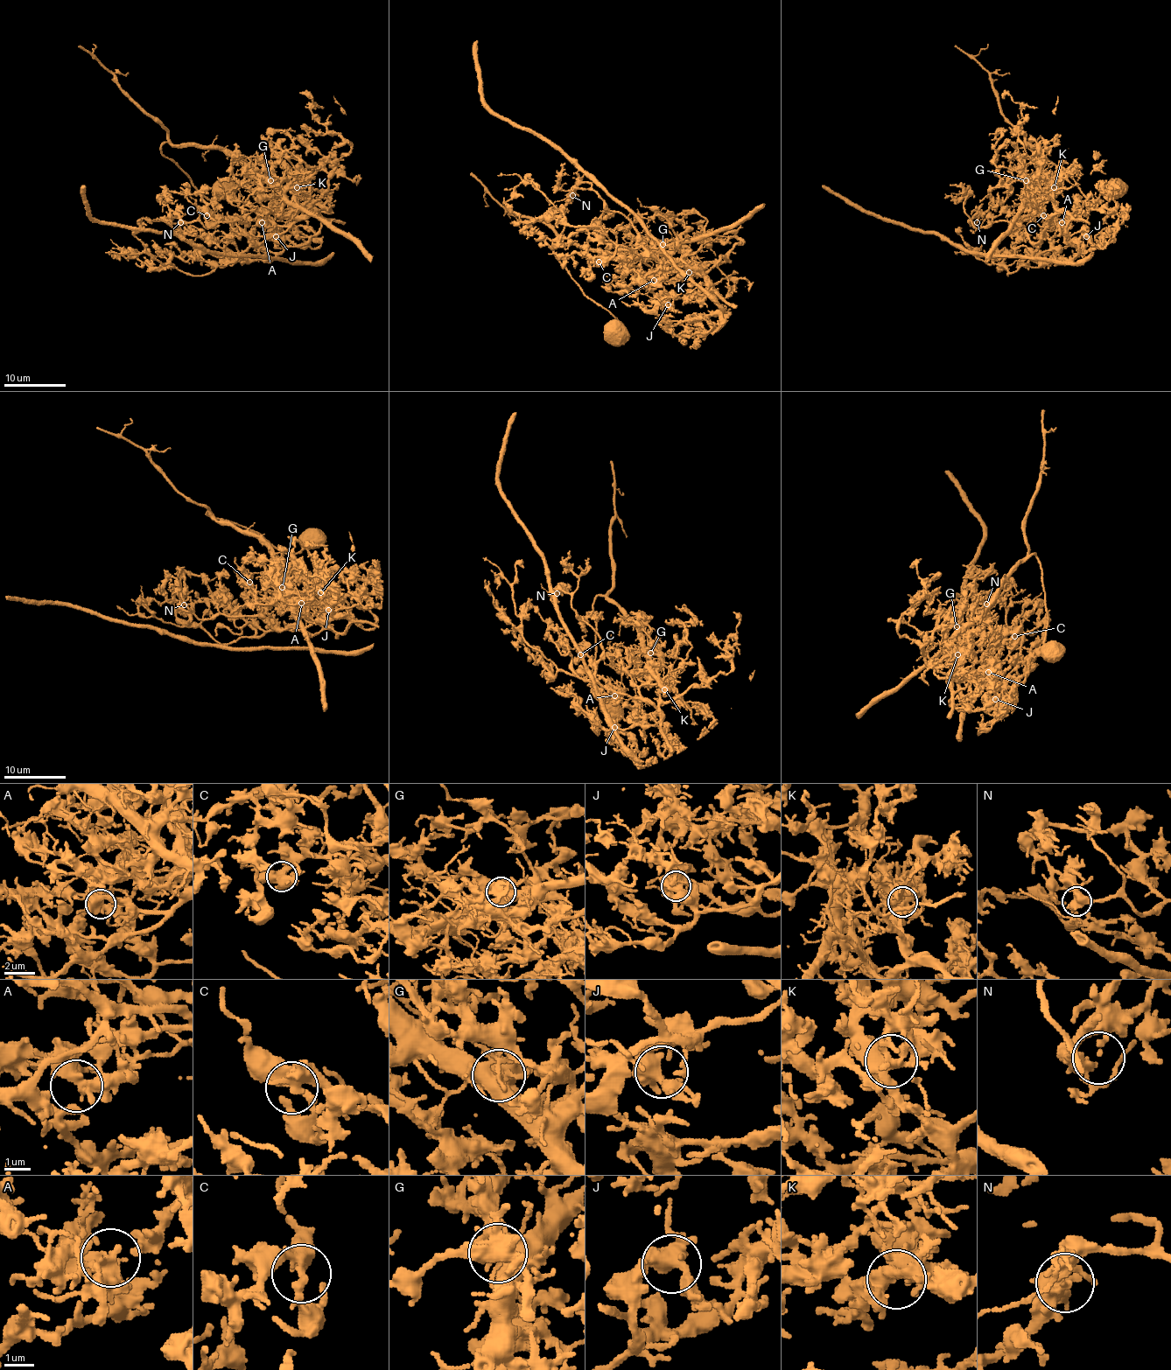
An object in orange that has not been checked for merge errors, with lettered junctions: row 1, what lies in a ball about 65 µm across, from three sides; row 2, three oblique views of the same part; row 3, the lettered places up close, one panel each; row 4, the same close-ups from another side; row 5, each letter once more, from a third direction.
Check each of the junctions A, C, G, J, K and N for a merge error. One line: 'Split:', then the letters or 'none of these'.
Split: G

